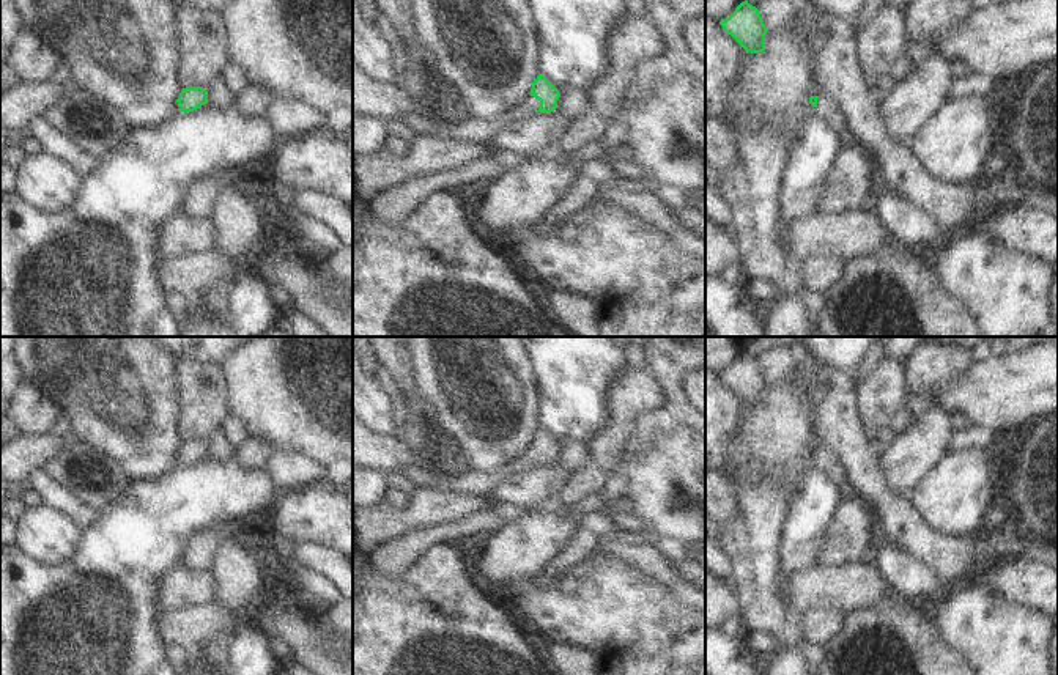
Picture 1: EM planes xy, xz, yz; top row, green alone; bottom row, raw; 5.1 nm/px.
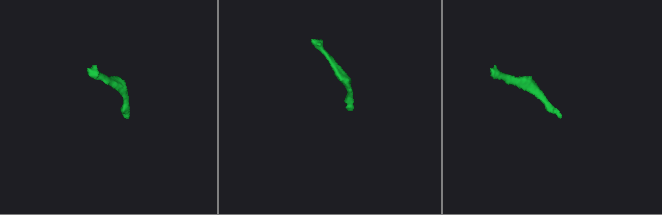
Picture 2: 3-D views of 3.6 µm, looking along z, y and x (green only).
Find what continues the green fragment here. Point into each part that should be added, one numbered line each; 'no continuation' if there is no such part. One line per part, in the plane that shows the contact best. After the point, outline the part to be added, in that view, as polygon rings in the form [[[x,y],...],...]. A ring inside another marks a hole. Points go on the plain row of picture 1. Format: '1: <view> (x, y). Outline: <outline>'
1: xz (474, 483). Outline: [[[529,447],[520,458],[510,461],[496,474],[468,470],[460,475],[435,475],[424,467],[400,467],[398,472],[408,477],[419,488],[430,488],[438,492],[464,492],[469,496],[482,496],[485,492],[491,492],[499,478],[537,464],[538,458],[540,453]]]

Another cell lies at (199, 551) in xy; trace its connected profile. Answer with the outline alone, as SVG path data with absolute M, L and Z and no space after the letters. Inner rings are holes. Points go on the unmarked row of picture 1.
M203 529L191 533L181 554L181 565L194 571L208 571L217 549L220 532Z

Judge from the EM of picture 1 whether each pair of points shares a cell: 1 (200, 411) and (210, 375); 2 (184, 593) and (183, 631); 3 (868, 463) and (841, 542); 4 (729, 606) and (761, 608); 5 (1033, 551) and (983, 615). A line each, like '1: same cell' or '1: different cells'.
1: same cell
2: different cells
3: different cells
4: different cells
5: different cells

